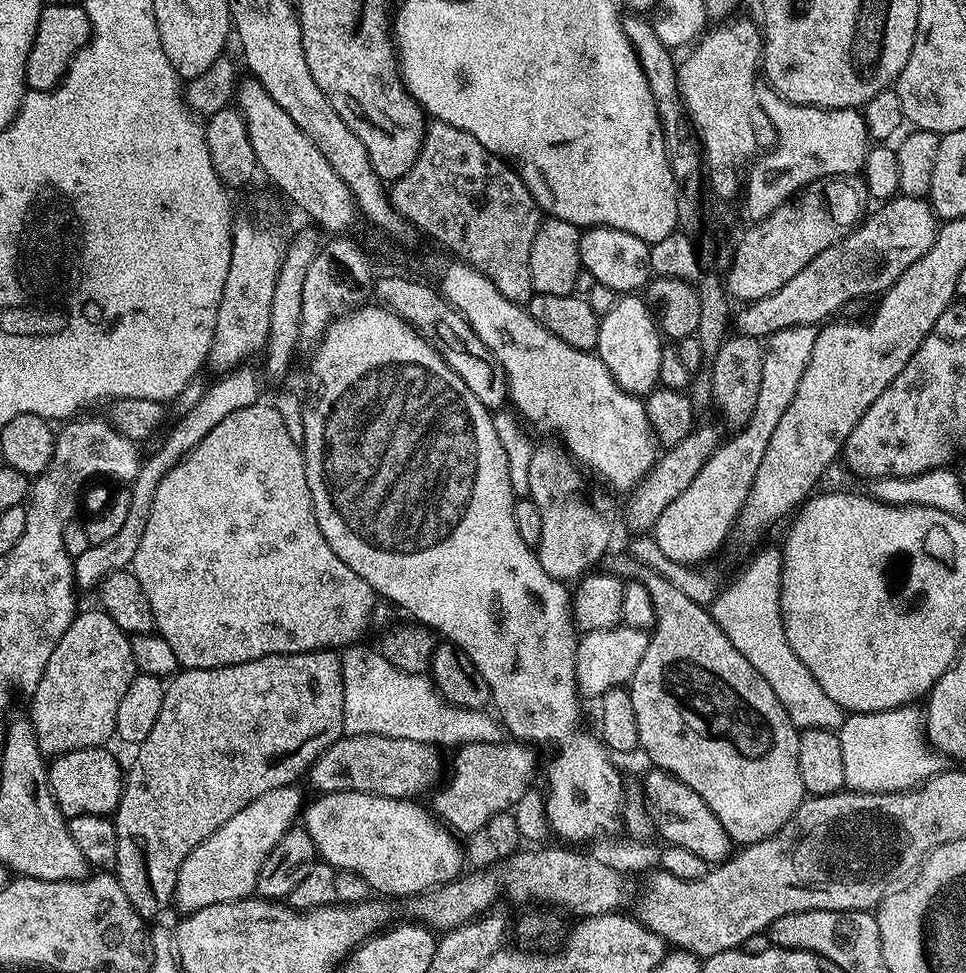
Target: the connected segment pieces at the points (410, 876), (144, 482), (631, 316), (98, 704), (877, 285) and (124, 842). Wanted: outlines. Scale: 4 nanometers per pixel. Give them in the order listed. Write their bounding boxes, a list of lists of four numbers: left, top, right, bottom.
[[302,792,464,898],[75,366,261,589],[594,294,664,398],[30,610,138,758],[730,195,938,338],[114,650,345,918]]

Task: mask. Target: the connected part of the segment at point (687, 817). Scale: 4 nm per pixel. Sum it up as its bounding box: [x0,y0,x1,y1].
[642,770,734,866]

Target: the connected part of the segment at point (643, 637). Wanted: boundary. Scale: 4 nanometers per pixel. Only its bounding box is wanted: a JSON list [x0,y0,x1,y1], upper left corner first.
[576,622,649,698]

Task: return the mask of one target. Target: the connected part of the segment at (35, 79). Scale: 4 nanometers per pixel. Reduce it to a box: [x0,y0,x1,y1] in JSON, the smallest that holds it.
[24,4,92,92]

